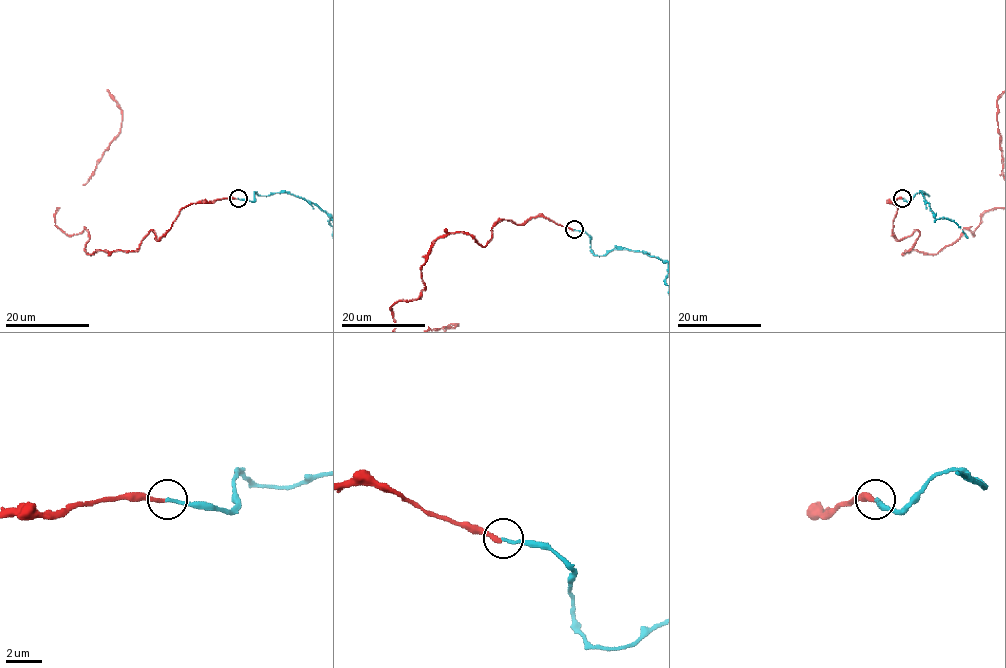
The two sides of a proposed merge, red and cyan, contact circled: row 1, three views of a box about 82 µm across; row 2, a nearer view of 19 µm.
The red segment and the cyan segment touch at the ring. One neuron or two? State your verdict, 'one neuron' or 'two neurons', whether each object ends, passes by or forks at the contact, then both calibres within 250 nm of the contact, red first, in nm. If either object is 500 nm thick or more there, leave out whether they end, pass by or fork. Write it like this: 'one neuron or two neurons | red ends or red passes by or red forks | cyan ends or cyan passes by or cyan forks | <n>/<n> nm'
two neurons | red ends | cyan ends | 240/190 nm

